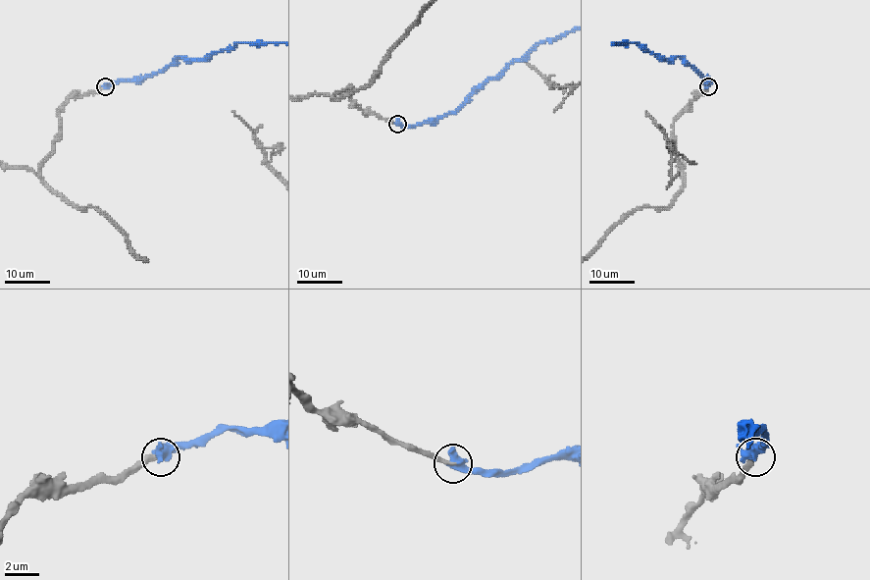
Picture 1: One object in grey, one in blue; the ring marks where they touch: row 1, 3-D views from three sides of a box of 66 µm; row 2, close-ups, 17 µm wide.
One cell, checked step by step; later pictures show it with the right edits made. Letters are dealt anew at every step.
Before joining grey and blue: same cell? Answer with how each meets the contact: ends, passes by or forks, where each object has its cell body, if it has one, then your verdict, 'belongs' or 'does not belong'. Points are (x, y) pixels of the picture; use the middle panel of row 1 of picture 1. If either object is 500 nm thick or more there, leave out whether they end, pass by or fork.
no cell body on grey; no cell body on blue; belongs

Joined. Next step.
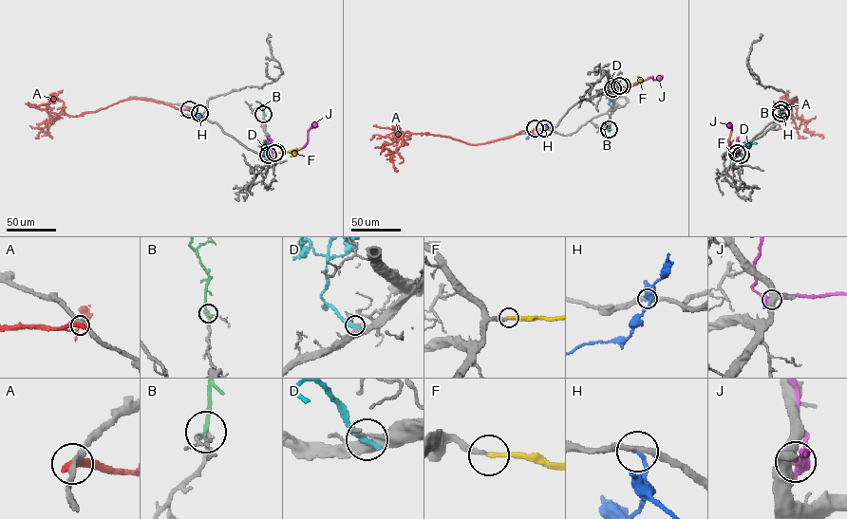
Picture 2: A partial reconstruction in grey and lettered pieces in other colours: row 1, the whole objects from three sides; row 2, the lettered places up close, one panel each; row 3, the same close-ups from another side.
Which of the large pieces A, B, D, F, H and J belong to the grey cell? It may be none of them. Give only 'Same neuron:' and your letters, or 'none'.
Same neuron: F

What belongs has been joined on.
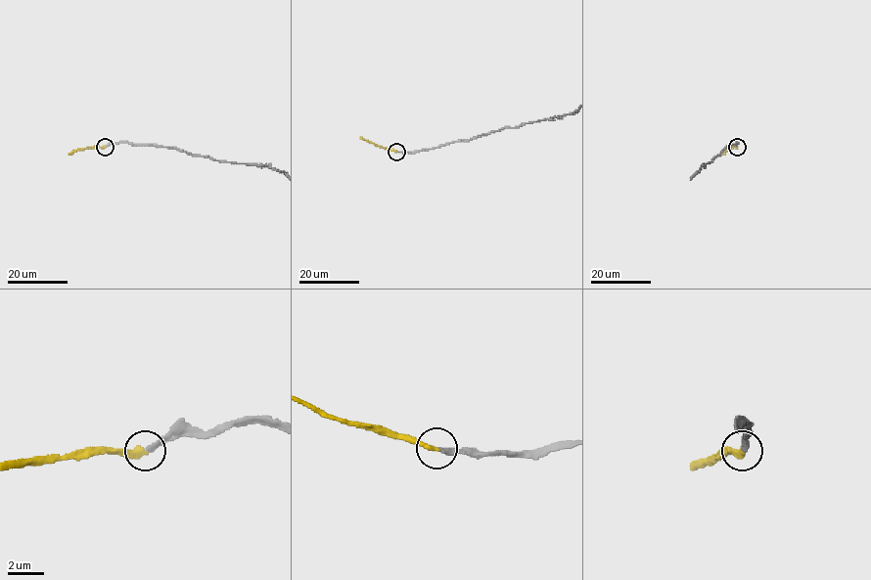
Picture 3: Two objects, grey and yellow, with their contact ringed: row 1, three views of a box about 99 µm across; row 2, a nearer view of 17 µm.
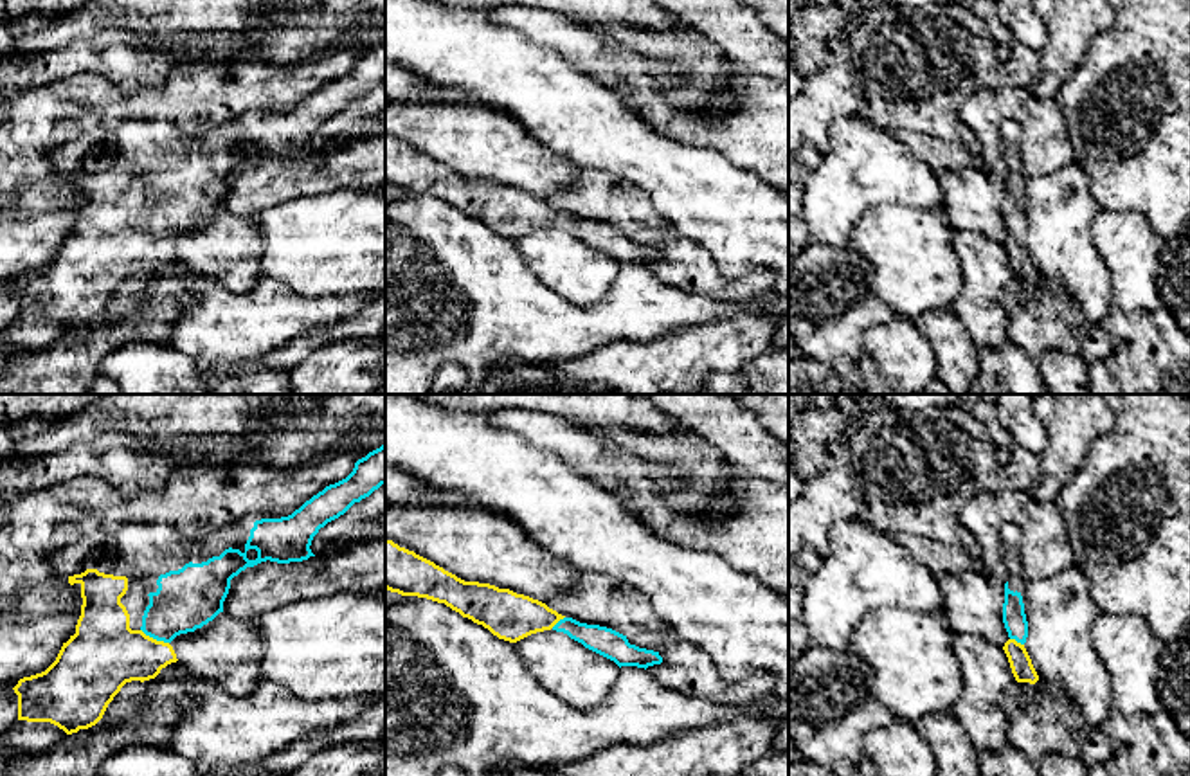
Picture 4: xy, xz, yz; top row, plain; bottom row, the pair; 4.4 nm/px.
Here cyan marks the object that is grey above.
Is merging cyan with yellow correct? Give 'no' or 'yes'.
yes

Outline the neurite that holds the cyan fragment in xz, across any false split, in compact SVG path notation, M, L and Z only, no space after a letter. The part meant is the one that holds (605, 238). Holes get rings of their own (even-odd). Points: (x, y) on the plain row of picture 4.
M385 137L385 185L401 193L445 200L499 236L517 239L531 230L556 227L621 263L661 261L659 248L630 241L627 232L600 221L565 214L545 200L490 180L464 178L434 158Z

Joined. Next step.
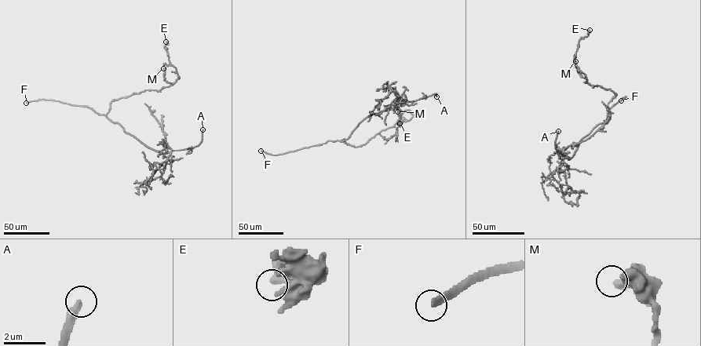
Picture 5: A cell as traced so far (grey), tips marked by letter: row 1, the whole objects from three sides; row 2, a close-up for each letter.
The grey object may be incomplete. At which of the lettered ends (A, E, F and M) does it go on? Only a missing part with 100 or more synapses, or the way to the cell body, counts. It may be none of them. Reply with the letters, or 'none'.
F

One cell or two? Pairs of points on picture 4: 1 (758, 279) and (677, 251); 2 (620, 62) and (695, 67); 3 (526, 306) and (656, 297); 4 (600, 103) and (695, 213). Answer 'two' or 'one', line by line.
1: one
2: two
3: one
4: one

